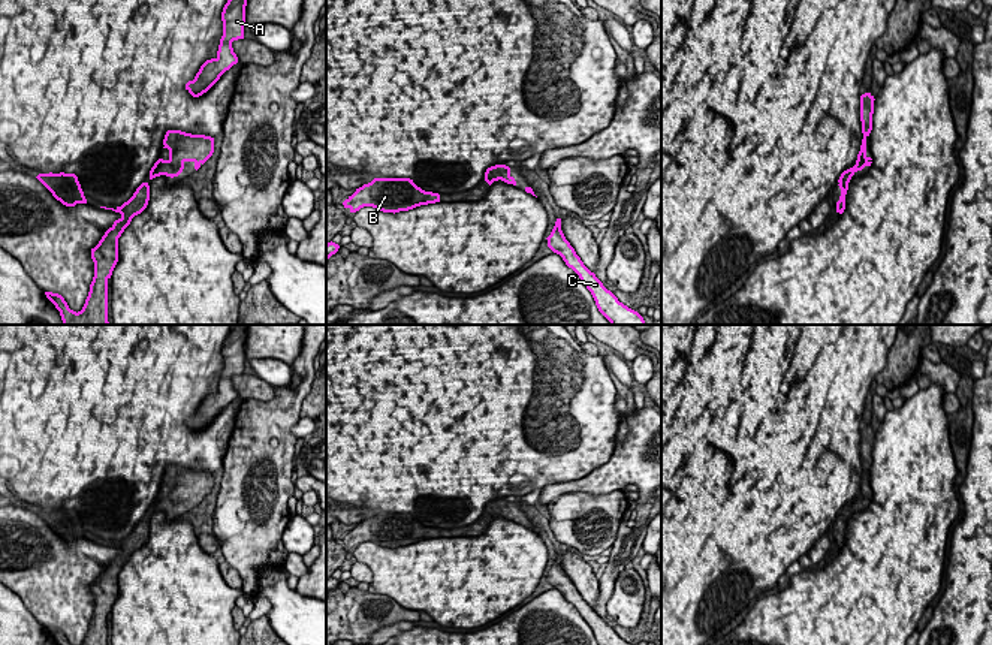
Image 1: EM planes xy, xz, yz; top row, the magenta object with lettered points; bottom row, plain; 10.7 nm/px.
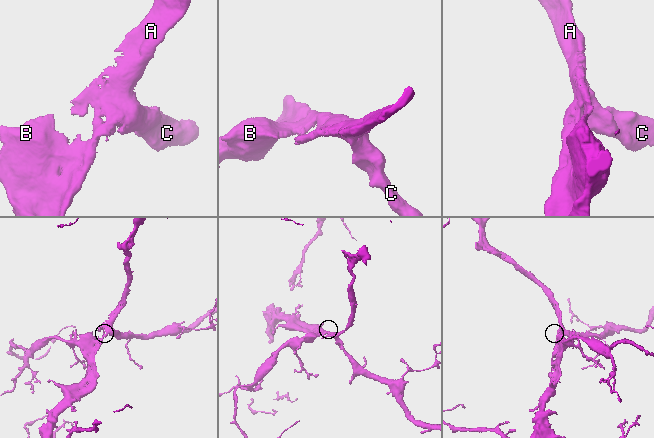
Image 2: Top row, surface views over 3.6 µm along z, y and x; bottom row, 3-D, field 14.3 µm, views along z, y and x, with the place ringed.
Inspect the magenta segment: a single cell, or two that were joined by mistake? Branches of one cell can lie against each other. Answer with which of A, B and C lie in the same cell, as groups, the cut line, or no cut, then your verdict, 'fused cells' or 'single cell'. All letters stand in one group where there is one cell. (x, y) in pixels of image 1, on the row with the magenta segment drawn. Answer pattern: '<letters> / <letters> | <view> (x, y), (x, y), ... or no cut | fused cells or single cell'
A B C | no cut | single cell

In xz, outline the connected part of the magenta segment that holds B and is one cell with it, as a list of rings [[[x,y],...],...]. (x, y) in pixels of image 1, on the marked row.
[[[374,178],[371,183],[356,189],[343,205],[350,213],[373,207],[383,213],[395,214],[435,202],[440,202],[438,193],[422,190],[410,178]]]

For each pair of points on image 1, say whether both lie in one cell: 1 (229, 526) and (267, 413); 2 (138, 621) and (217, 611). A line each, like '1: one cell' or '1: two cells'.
1: one cell
2: one cell

